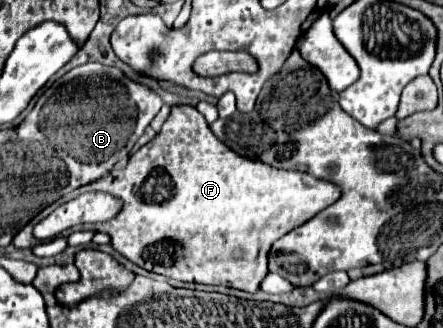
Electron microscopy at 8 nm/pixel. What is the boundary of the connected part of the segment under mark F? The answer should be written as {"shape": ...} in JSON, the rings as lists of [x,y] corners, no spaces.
{"shape":[[[173,105],[161,133],[129,159],[131,181],[115,181],[113,169],[107,177],[89,185],[93,191],[115,193],[125,201],[125,207],[115,219],[99,225],[83,225],[83,229],[109,233],[115,251],[129,261],[179,281],[227,285],[255,293],[267,275],[271,245],[341,197],[341,189],[335,183],[299,171],[275,169],[263,161],[237,155],[211,133],[205,117],[193,105]]]}

